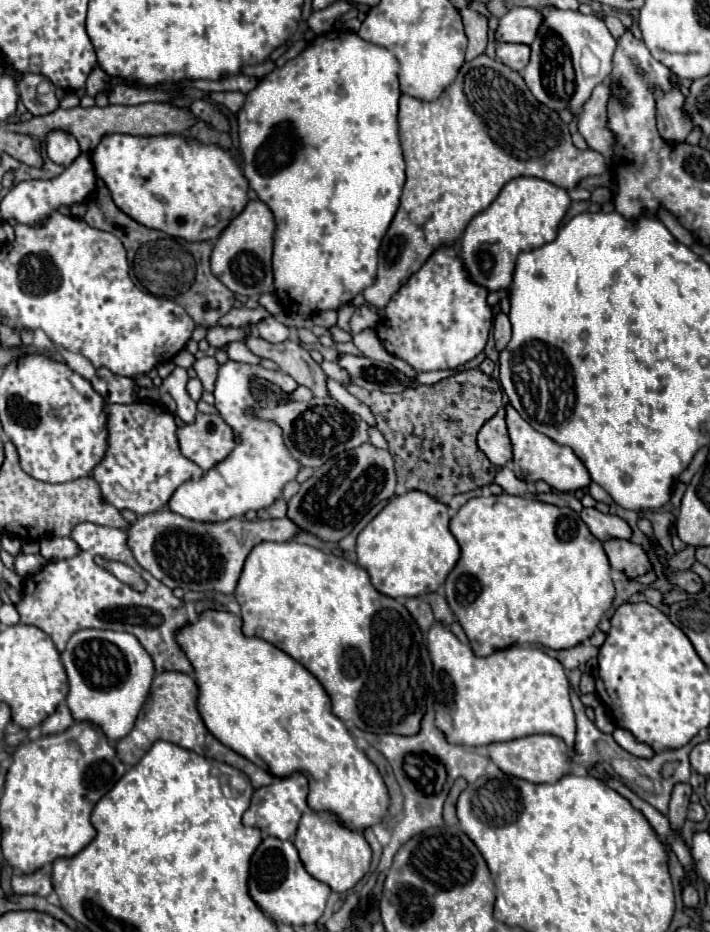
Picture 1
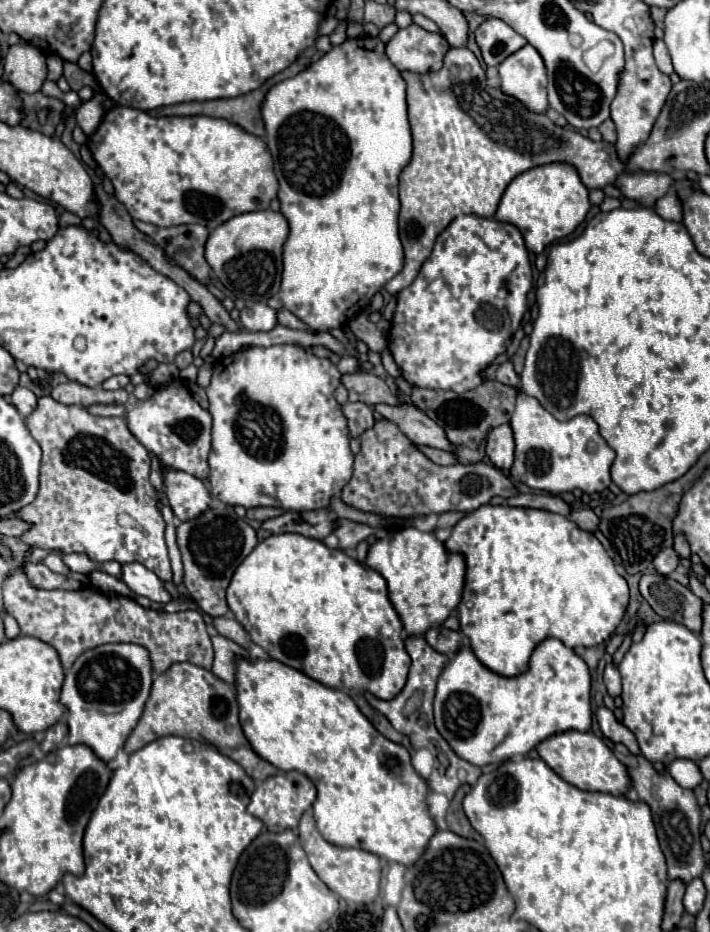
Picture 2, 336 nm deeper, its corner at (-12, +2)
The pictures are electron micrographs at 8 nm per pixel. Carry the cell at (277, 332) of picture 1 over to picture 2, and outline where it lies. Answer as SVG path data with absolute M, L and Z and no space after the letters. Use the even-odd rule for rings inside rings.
M264 303L240 311L240 325L246 331L272 331L278 325L278 313Z

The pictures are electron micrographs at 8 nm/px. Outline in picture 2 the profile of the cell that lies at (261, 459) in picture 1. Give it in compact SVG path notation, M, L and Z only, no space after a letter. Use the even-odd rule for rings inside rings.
M274 345L274 347L248 347L242 349L230 357L224 357L220 361L214 363L214 373L212 373L212 381L206 387L208 393L208 401L210 401L210 413L212 413L212 451L208 457L210 463L210 493L220 499L222 503L228 505L242 505L242 507L280 507L280 509L288 509L288 511L308 511L312 507L328 507L330 505L330 497L332 495L340 495L342 487L350 481L352 477L352 461L354 455L350 453L350 445L348 445L348 427L346 427L346 419L340 411L340 405L334 399L334 391L340 385L340 371L336 369L336 365L330 359L320 359L314 357L310 353L306 353L304 347L300 345Z

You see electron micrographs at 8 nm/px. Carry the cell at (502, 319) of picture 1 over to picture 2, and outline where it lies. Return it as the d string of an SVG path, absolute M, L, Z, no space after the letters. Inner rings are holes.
M504 361L498 369L496 369L496 379L500 379L500 383L508 383L508 385L514 385L518 387L518 375L514 371L514 365L512 361Z

